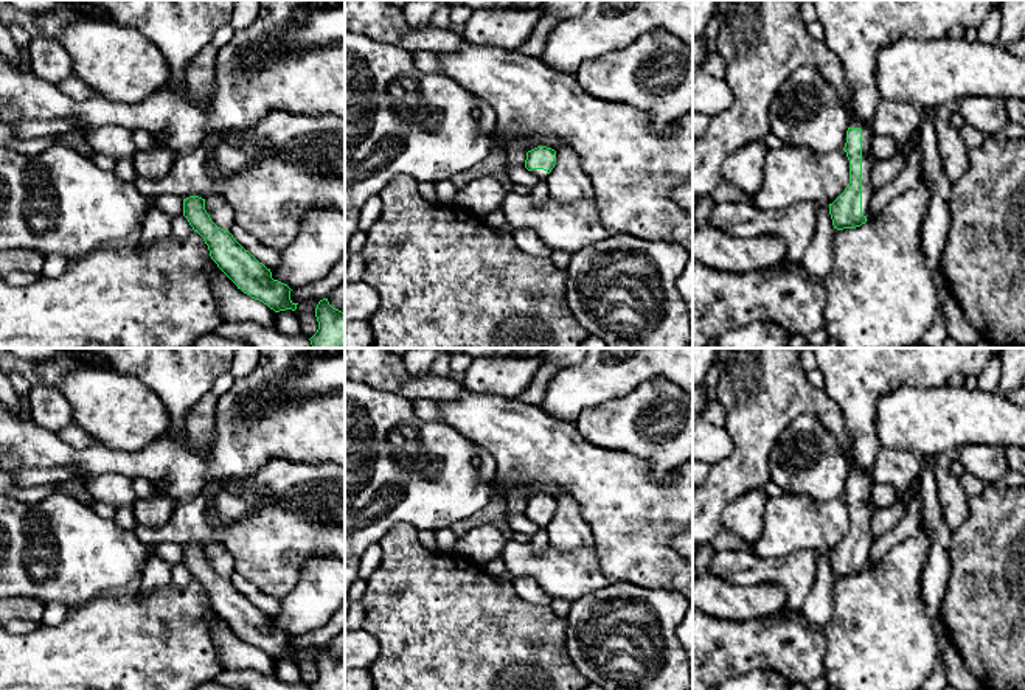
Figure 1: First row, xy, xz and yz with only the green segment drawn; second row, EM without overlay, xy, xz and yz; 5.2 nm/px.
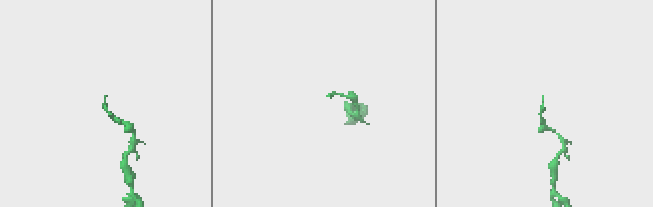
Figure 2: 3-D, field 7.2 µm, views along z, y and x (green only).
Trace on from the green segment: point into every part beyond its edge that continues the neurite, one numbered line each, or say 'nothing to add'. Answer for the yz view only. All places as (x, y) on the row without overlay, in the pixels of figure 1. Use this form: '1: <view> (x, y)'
1: yz (763, 390)

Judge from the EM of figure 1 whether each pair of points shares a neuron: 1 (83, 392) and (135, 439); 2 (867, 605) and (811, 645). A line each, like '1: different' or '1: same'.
1: same
2: different

